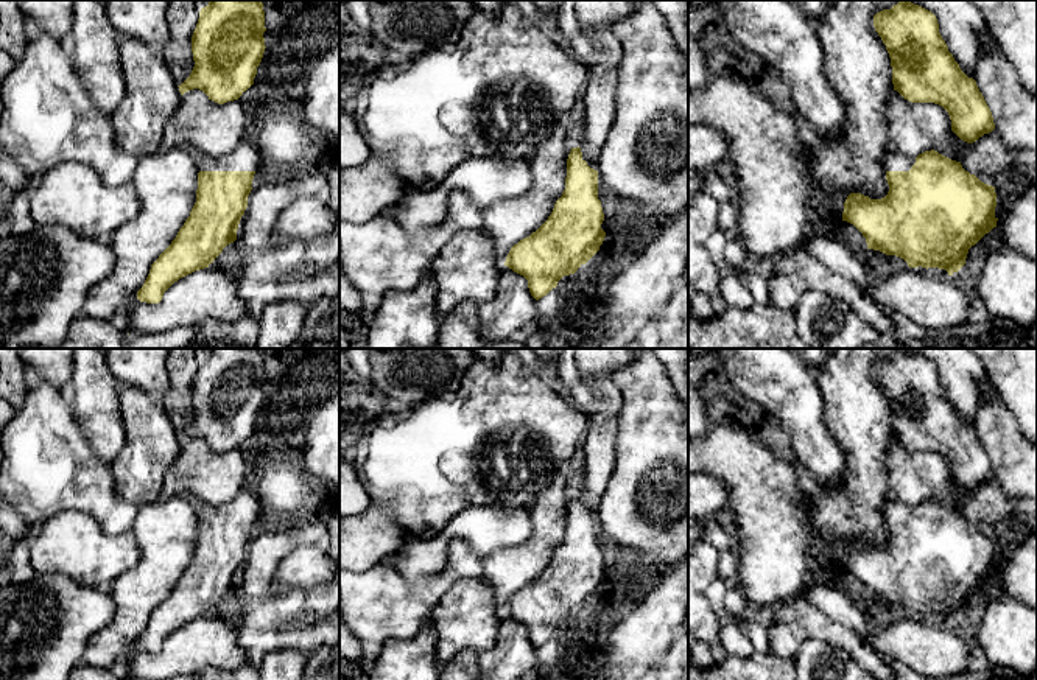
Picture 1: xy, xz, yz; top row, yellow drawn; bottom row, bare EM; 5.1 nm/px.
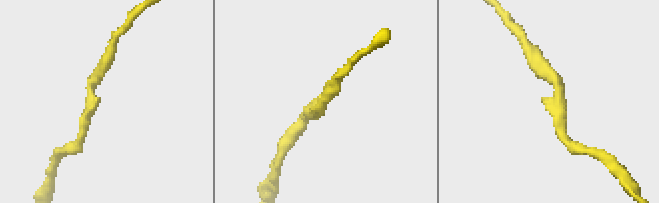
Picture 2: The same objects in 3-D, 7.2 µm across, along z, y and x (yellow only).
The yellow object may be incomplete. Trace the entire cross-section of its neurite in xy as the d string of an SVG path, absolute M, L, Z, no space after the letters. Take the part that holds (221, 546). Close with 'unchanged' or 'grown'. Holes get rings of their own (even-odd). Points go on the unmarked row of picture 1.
M246 487L229 503L210 506L196 501L196 551L171 593L151 613L137 647L159 652L179 627L209 616L223 598L237 588L262 507Z | grown

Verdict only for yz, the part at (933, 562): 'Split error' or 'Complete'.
Split error

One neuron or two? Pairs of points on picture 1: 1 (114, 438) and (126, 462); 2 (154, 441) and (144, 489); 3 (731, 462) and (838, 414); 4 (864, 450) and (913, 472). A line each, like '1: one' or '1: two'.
1: two
2: one
3: two
4: two

